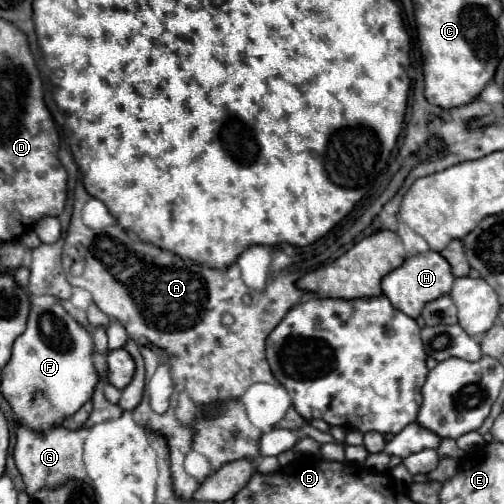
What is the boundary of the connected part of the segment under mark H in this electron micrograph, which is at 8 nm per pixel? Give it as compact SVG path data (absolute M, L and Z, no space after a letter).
M428 251L428 253L424 253L424 255L406 259L398 269L390 271L390 273L382 279L382 293L390 299L390 303L392 303L398 311L402 311L402 313L406 313L408 317L416 319L416 317L422 313L422 309L424 309L426 303L430 303L430 301L434 301L434 299L450 293L452 281L454 281L454 277L452 277L452 273L450 273L448 261L446 261L440 253Z

